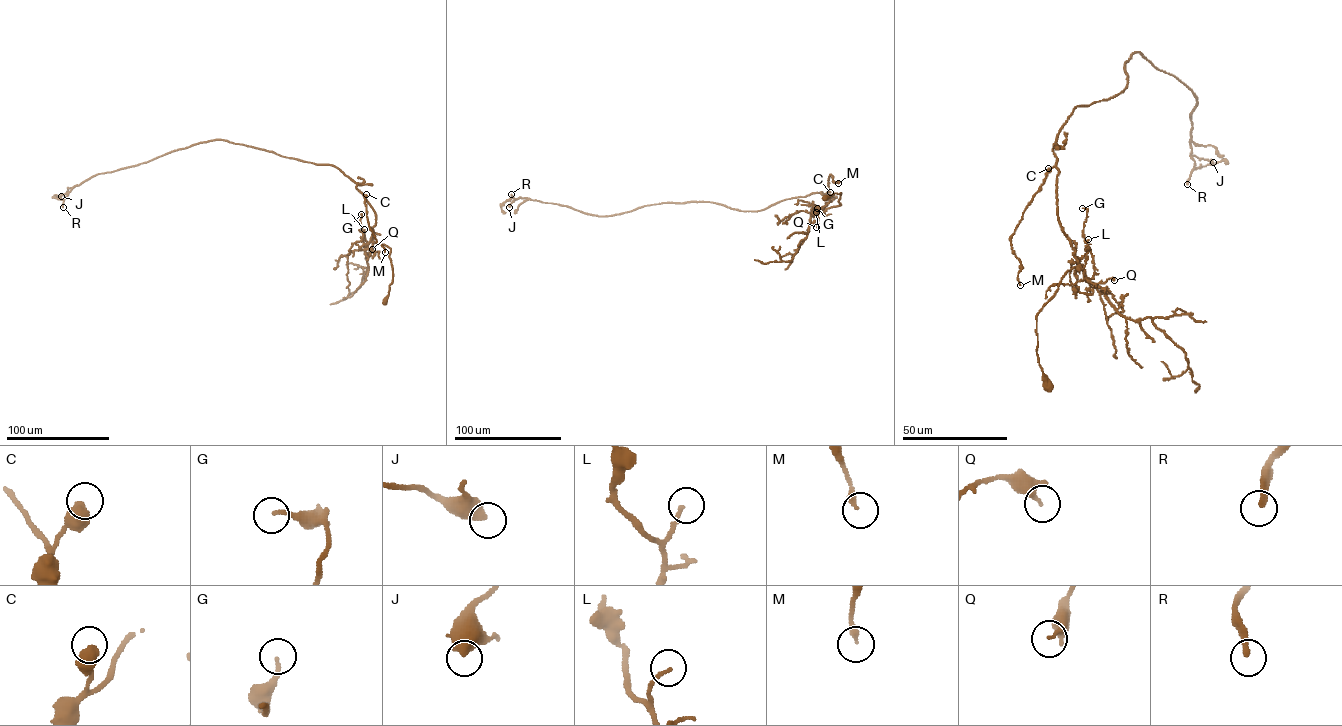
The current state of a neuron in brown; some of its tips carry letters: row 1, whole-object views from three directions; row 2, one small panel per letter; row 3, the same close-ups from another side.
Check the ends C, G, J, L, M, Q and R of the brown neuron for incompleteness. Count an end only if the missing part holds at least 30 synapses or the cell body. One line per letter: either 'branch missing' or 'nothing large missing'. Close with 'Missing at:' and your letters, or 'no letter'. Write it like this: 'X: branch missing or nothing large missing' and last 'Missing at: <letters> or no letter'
C: nothing large missing
G: nothing large missing
J: nothing large missing
L: nothing large missing
M: nothing large missing
Q: nothing large missing
R: branch missing
Missing at: R

